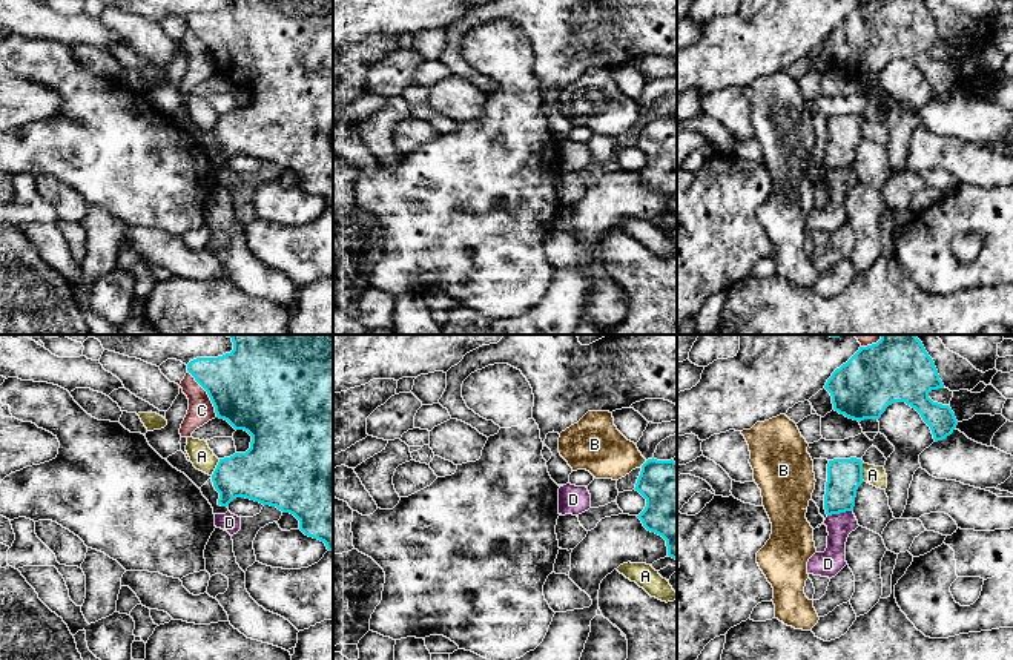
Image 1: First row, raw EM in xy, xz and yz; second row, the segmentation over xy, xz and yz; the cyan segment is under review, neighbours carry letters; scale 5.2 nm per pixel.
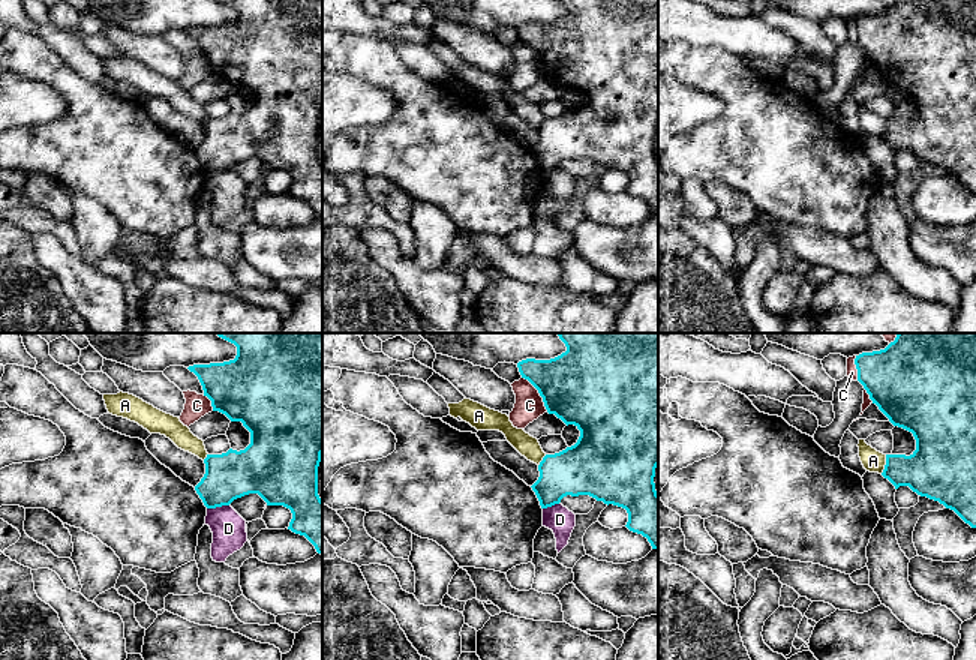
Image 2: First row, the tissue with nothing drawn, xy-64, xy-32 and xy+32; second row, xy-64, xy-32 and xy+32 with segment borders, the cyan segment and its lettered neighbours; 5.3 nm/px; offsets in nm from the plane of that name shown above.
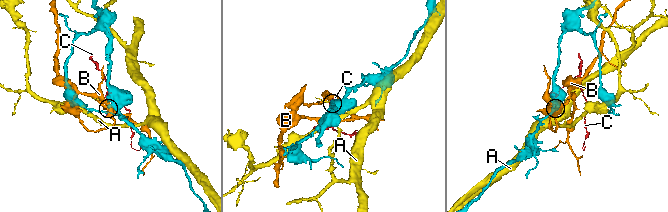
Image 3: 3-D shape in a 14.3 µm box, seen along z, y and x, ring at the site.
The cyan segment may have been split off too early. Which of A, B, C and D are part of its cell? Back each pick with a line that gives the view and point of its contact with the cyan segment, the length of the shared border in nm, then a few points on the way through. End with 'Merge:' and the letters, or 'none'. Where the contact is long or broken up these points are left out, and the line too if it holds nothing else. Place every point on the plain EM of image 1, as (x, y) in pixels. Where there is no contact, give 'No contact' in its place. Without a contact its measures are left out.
Merge: none

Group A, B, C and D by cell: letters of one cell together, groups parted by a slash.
A / B / C / D

